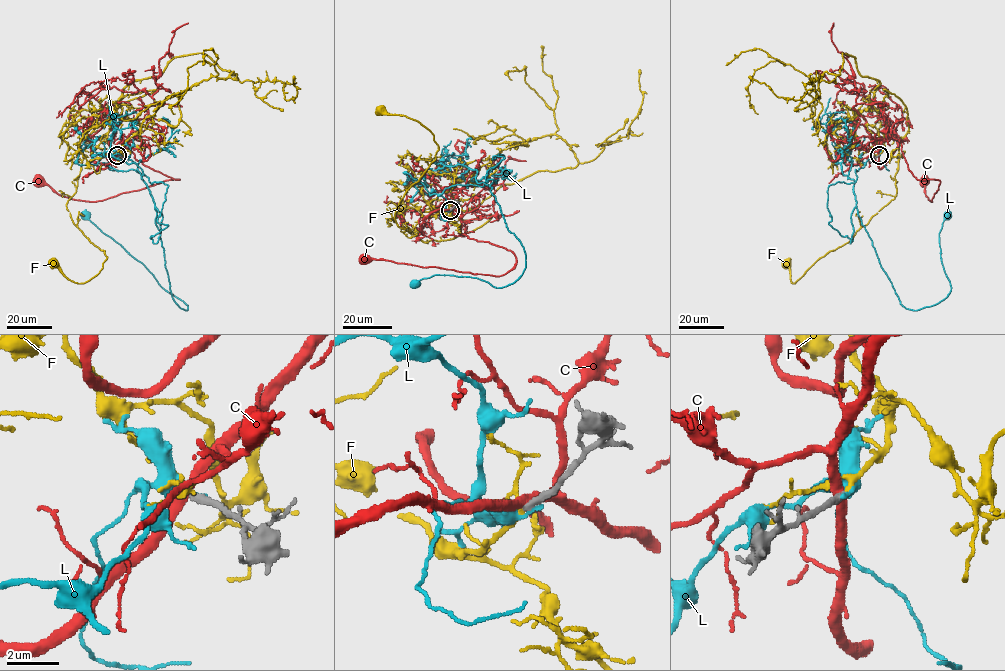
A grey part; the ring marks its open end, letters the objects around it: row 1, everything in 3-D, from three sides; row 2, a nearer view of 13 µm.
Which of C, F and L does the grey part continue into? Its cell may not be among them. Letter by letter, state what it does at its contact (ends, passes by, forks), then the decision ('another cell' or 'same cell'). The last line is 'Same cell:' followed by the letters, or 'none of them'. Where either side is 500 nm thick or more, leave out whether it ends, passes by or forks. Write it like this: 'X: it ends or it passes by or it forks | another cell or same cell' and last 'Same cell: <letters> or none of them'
C: it passes by | another cell
F: it passes by | same cell
L: it ends | another cell
Same cell: F

